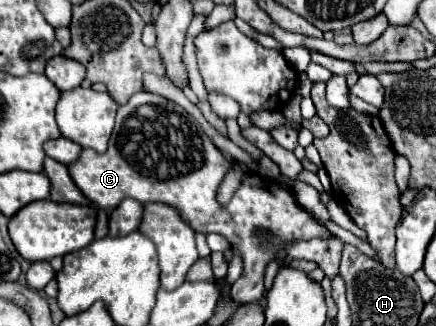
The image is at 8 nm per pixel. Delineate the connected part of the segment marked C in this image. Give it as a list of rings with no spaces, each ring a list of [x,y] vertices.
[[[137,92],[125,106],[119,106],[115,128],[109,140],[109,148],[105,154],[97,154],[95,150],[83,150],[79,160],[69,164],[71,178],[79,186],[79,190],[97,206],[103,210],[115,210],[123,198],[133,198],[139,202],[162,202],[175,206],[181,210],[183,218],[201,234],[221,234],[229,240],[229,244],[239,252],[243,260],[243,274],[241,278],[231,286],[231,298],[237,304],[247,304],[253,300],[259,300],[265,294],[263,288],[263,276],[267,264],[277,256],[277,252],[297,240],[311,240],[311,238],[329,238],[331,234],[319,226],[315,220],[309,218],[309,214],[297,204],[293,192],[287,188],[281,188],[279,184],[267,184],[265,178],[253,172],[243,174],[239,188],[235,190],[229,204],[217,202],[217,188],[223,182],[225,174],[231,170],[229,160],[217,150],[217,146],[211,142],[211,138],[203,132],[199,122],[179,104],[151,94],[151,92]]]

